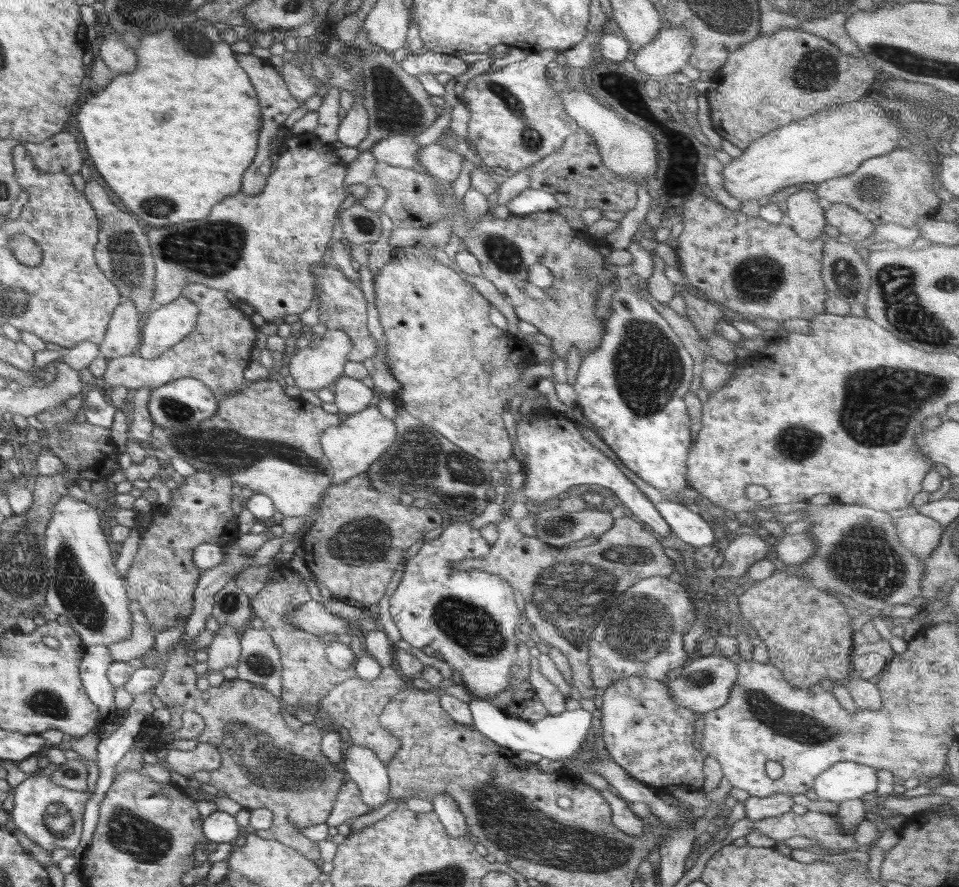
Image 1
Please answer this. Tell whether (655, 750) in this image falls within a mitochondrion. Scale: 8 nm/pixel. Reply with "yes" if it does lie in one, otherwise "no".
no

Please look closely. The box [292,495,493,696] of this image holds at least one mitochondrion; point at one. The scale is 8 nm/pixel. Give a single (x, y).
(359, 542)

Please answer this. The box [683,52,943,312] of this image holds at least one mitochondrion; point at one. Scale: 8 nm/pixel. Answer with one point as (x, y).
(757, 279)

